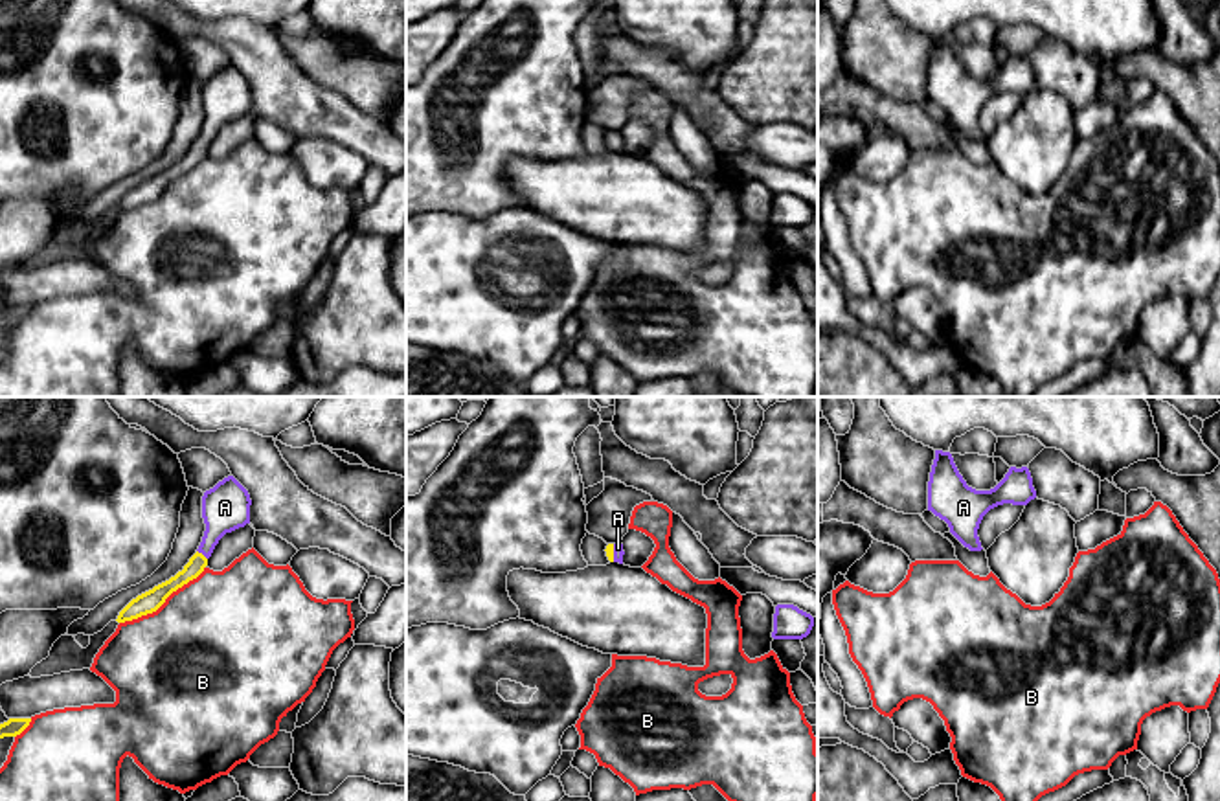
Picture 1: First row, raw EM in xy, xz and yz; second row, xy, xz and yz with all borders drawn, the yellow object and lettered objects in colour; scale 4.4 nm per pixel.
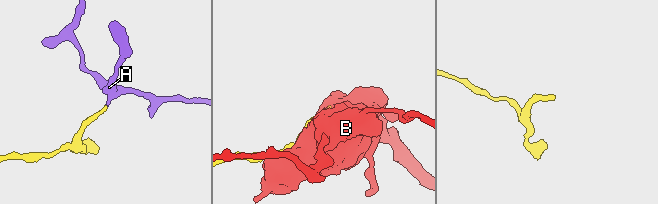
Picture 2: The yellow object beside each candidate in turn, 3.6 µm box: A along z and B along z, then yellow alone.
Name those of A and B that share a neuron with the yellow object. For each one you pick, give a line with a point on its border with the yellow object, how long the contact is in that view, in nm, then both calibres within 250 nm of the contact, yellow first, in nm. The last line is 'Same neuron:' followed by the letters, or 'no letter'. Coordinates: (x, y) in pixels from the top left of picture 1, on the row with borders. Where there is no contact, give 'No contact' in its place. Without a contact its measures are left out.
A: Touches yellow at xy (203, 555). Shared border 60 nm. Thickness 80 nm (yellow) against 200 nm
Same neuron: A

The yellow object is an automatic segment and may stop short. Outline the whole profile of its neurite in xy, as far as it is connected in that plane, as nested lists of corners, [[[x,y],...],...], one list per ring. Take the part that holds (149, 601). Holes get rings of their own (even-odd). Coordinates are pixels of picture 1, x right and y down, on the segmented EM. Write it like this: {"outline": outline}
{"outline": [[[233,476],[224,478],[213,489],[206,491],[202,496],[206,531],[197,553],[175,577],[132,599],[116,621],[125,623],[156,612],[173,592],[197,579],[208,566],[208,558],[219,540],[226,533],[250,524],[250,505],[248,491]]]}

